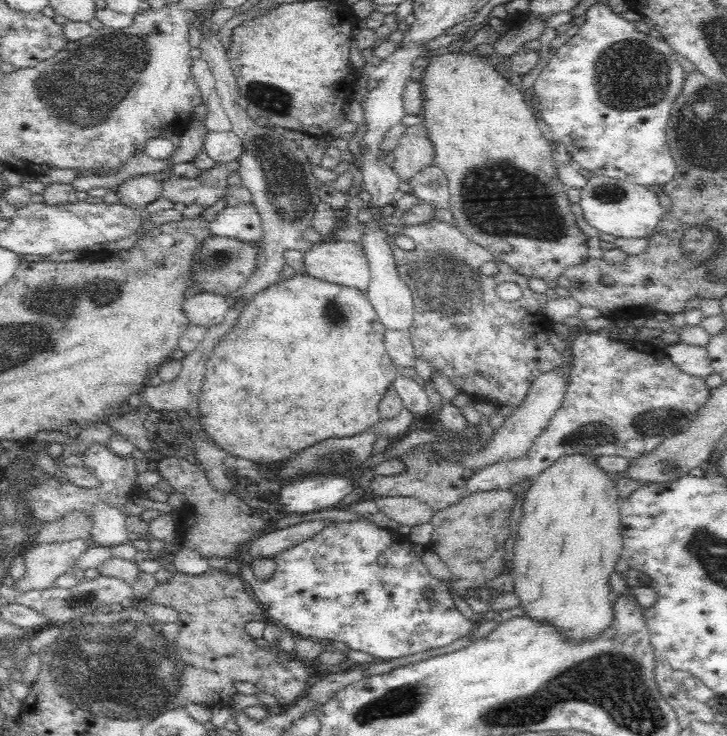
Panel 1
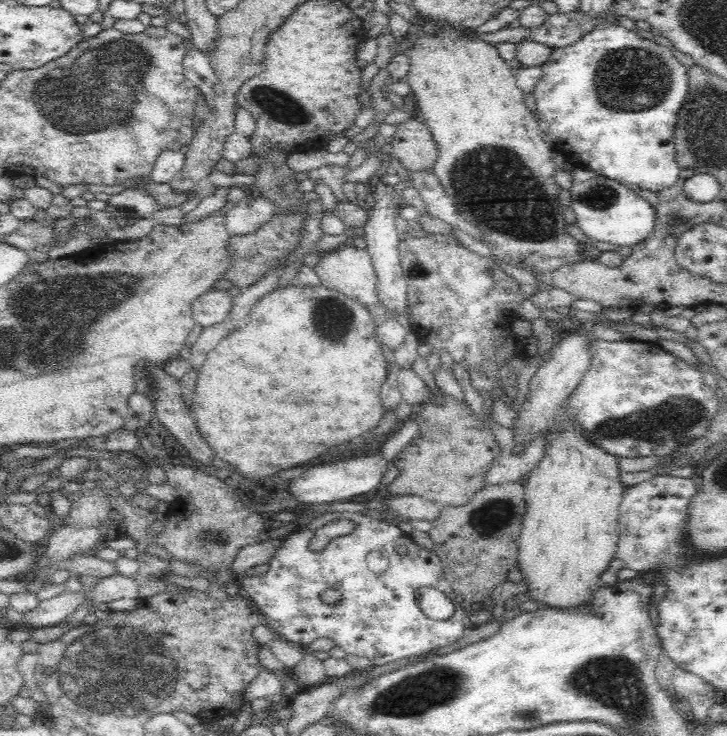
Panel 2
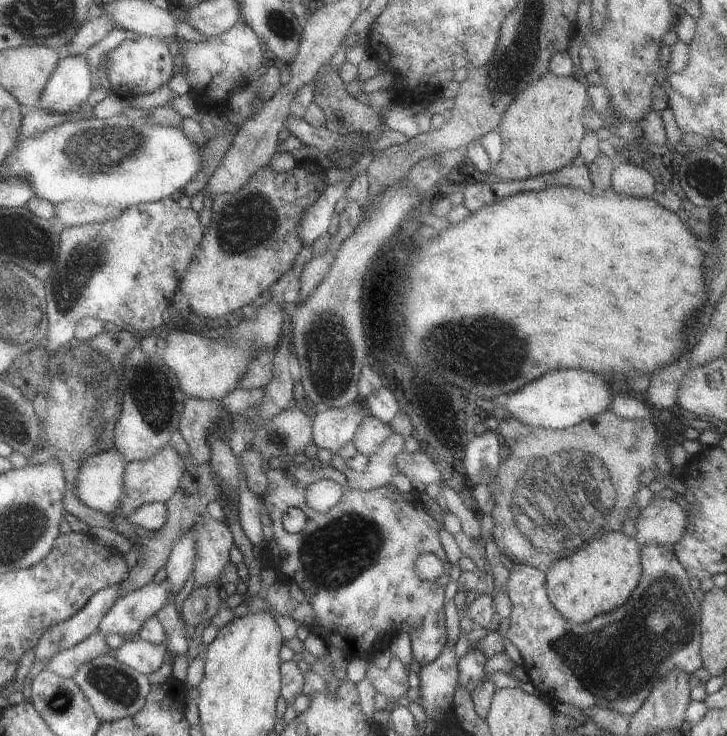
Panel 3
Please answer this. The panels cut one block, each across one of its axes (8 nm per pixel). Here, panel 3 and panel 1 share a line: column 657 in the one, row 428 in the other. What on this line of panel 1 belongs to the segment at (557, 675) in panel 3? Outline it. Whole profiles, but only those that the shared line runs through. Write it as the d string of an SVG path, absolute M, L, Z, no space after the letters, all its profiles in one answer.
M585 331L574 338L569 353L572 354L573 366L562 406L549 419L548 426L535 438L526 456L476 470L472 478L466 482L464 496L478 491L506 490L526 478L535 479L544 469L556 464L568 453L638 459L656 450L656 446L668 436L682 432L710 398L711 388L706 385L705 379L682 371L668 358L664 347L654 346L651 342L612 341L605 332Z

